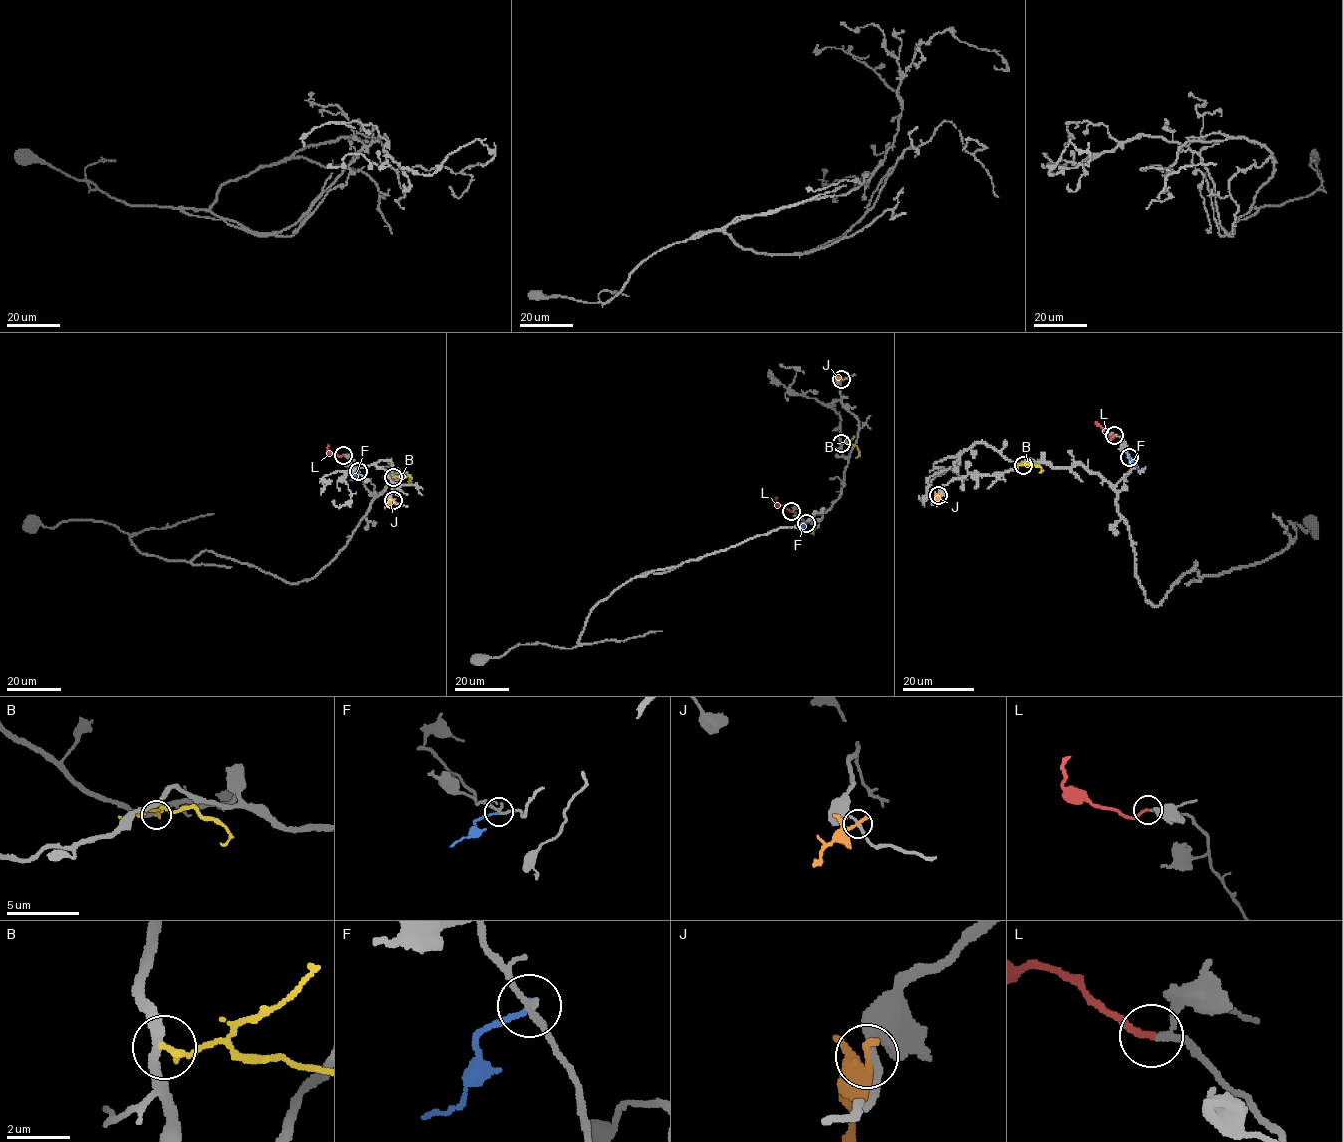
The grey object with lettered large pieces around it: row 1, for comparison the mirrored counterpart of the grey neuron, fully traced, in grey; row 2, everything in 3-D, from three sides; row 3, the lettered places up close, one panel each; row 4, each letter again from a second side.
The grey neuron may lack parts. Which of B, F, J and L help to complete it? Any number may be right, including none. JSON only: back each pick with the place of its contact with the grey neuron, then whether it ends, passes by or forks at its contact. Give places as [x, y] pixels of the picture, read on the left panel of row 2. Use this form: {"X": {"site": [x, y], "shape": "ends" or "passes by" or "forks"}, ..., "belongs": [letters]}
{"L": {"site": [343, 455], "shape": "ends"}, "belongs": ["L"]}

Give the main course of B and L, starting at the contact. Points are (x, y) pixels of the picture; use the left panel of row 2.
B: (393, 477), (408, 476), (411, 482)
L: (343, 455), (329, 453), (329, 445)

